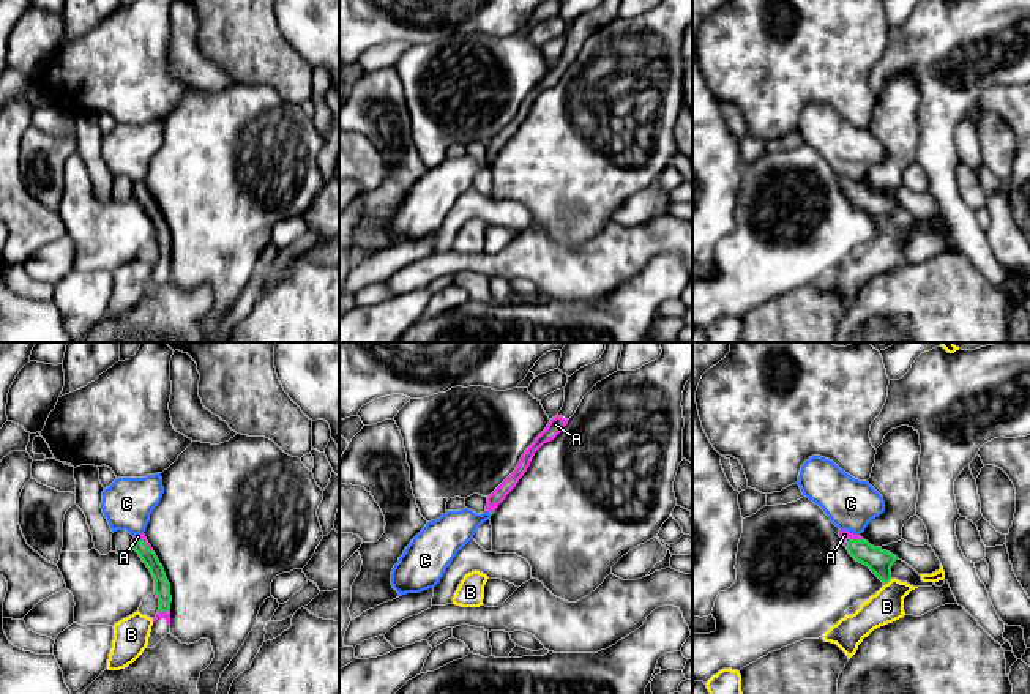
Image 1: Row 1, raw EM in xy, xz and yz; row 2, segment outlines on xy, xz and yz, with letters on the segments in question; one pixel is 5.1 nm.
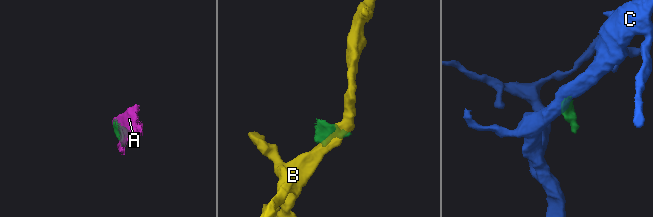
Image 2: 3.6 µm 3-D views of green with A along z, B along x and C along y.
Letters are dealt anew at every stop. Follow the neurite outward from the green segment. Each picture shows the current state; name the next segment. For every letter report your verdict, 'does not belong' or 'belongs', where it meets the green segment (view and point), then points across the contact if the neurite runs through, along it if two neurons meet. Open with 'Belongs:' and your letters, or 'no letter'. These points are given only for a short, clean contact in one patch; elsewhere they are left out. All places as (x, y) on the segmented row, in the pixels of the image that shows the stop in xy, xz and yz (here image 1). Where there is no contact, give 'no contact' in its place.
Belongs: A
A: belongs | yz (852, 540) | across yz (879, 562), (852, 540), (844, 535)
B: does not belong | yz (887, 582) | along yz (891, 579), (884, 585)
C: does not belong | xz (489, 513) | along xz (488, 511), (491, 514)

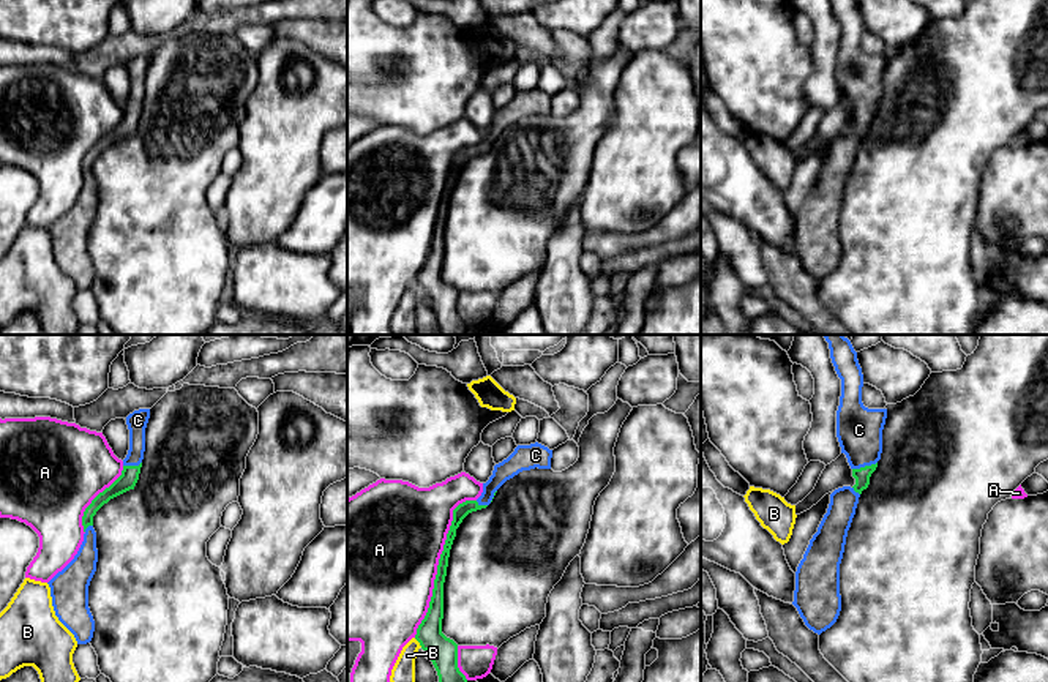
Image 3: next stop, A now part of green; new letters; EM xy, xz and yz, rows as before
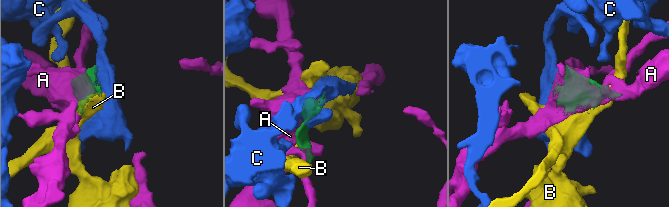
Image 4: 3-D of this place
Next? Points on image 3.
Belongs: C
A: does not belong | xz (439, 562)
B: does not belong | xz (419, 641) | along xz (414, 638), (422, 646)
C: belongs | yz (865, 466)

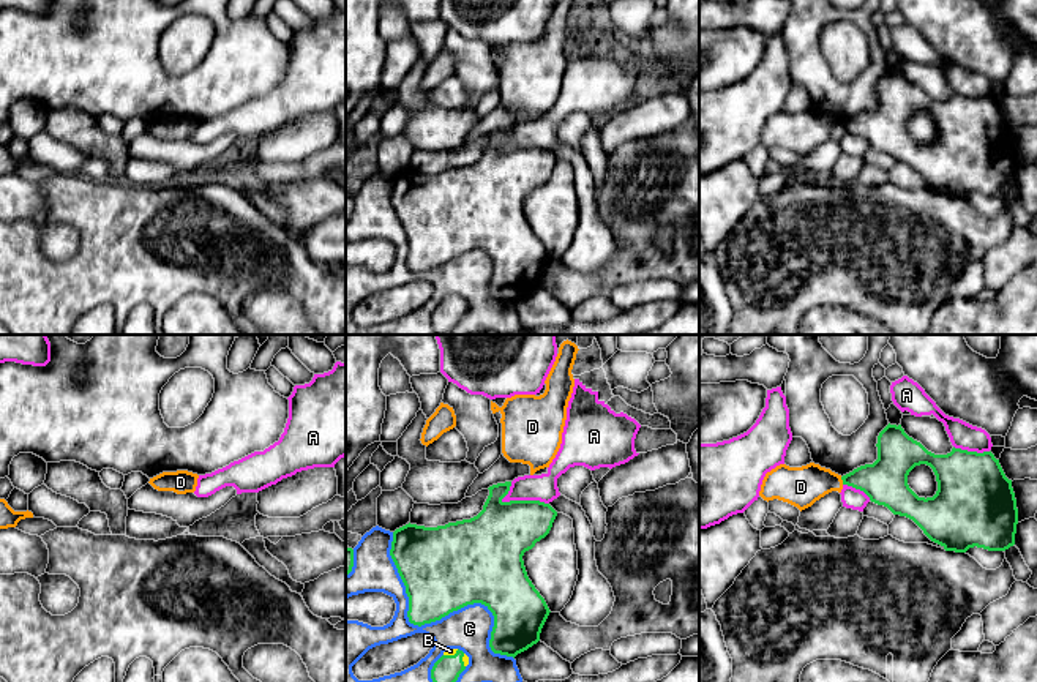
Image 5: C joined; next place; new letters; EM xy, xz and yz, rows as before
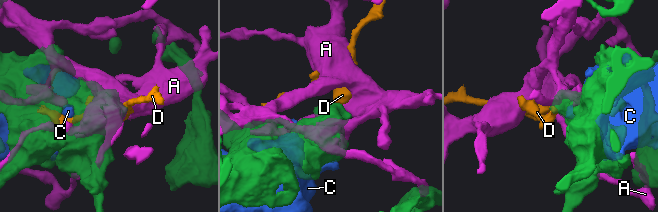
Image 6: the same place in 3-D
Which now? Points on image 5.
Belongs: B
A: does not belong | xz (524, 501)
B: belongs | xz (450, 655) | across xz (447, 668), (450, 655), (450, 651)
C: does not belong | xz (436, 619)
D: does not belong | yz (842, 479) | along yz (840, 477), (843, 483)

